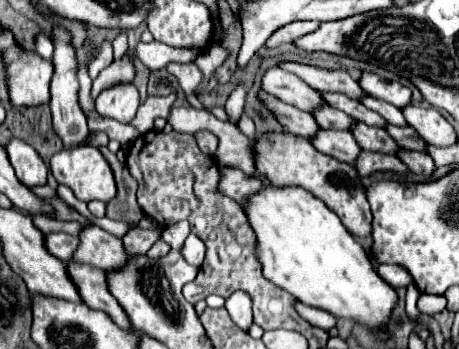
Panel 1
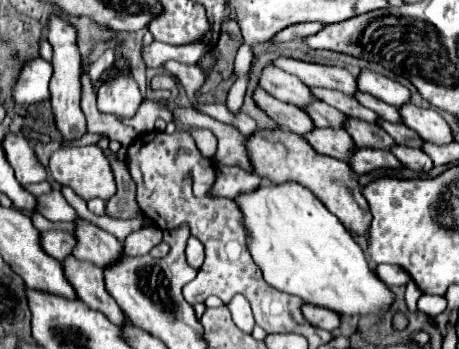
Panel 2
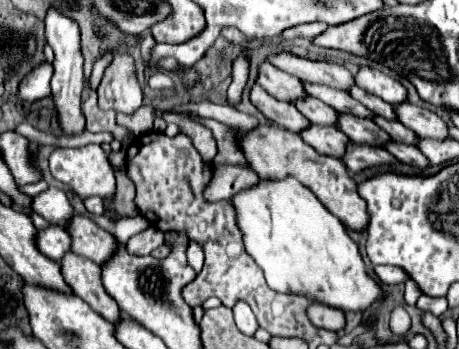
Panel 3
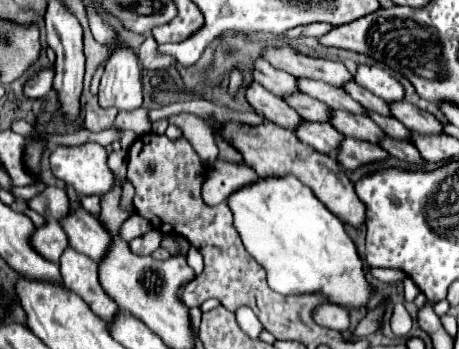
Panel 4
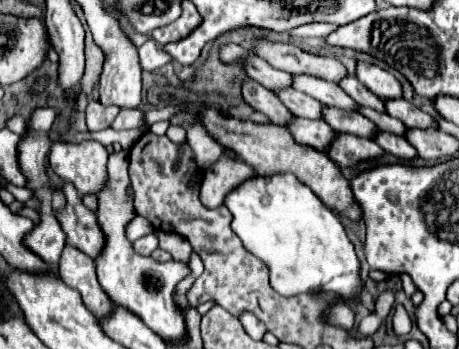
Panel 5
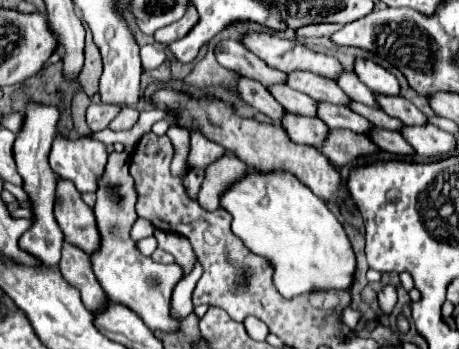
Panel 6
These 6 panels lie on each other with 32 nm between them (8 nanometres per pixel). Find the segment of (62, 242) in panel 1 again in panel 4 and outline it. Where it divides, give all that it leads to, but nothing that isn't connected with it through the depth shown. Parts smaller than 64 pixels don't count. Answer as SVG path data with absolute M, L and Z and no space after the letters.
M48 220L42 228L36 228L36 232L32 234L32 246L46 260L58 262L60 256L62 256L62 252L68 248L68 236L62 230L60 222Z

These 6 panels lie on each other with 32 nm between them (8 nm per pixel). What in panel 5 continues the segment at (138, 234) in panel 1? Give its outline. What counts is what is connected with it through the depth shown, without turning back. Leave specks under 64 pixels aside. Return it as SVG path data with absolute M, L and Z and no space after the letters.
M152 232L152 234L148 234L148 236L142 236L142 238L134 240L132 246L134 246L134 250L136 250L138 254L150 256L150 254L158 248L158 238L156 238L156 234Z

